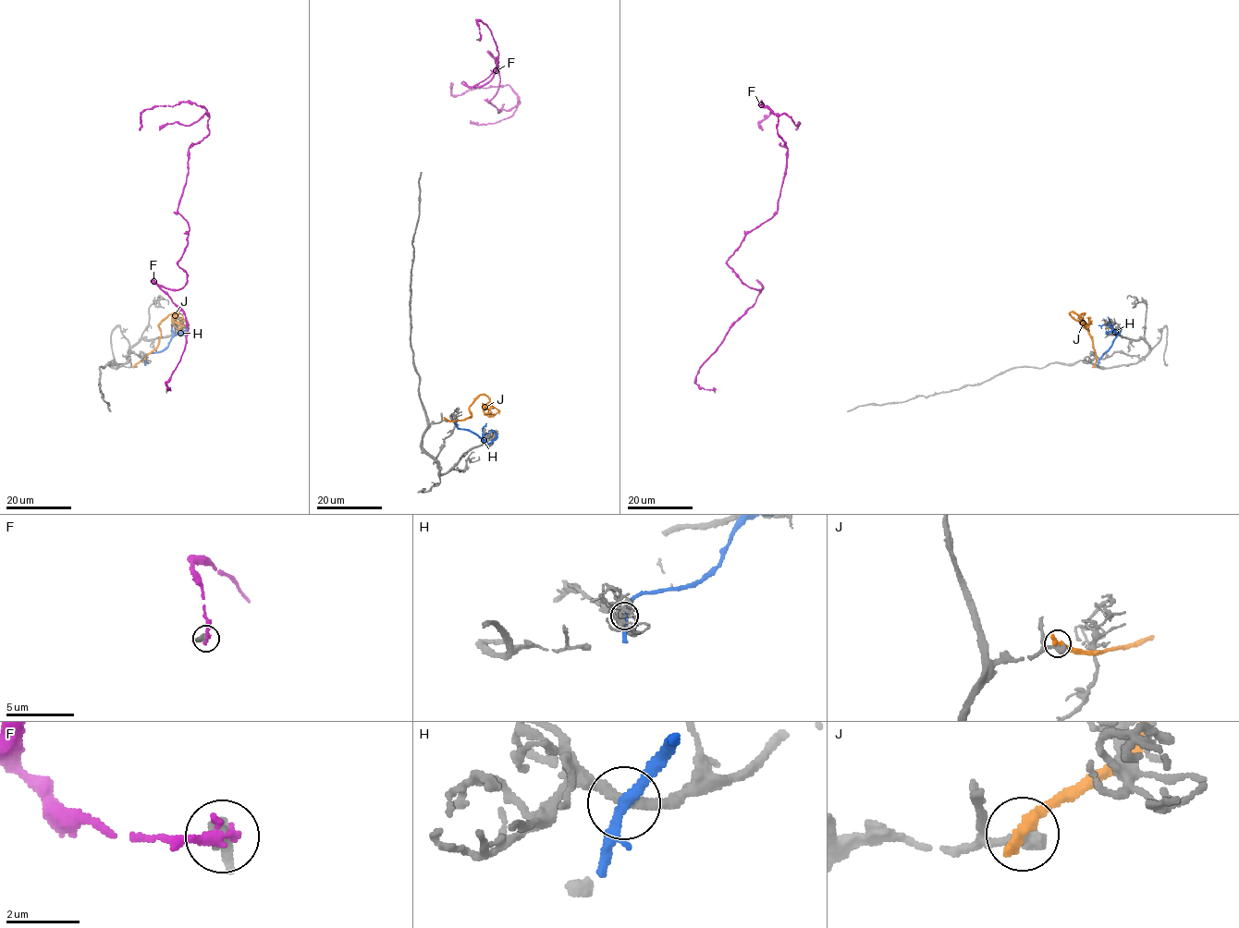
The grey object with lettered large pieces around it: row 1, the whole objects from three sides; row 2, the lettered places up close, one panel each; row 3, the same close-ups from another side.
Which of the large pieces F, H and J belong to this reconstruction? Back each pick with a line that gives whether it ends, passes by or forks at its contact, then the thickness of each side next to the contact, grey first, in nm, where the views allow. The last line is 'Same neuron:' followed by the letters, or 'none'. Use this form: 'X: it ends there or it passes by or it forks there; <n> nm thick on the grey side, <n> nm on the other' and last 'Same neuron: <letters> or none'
Same neuron: none

